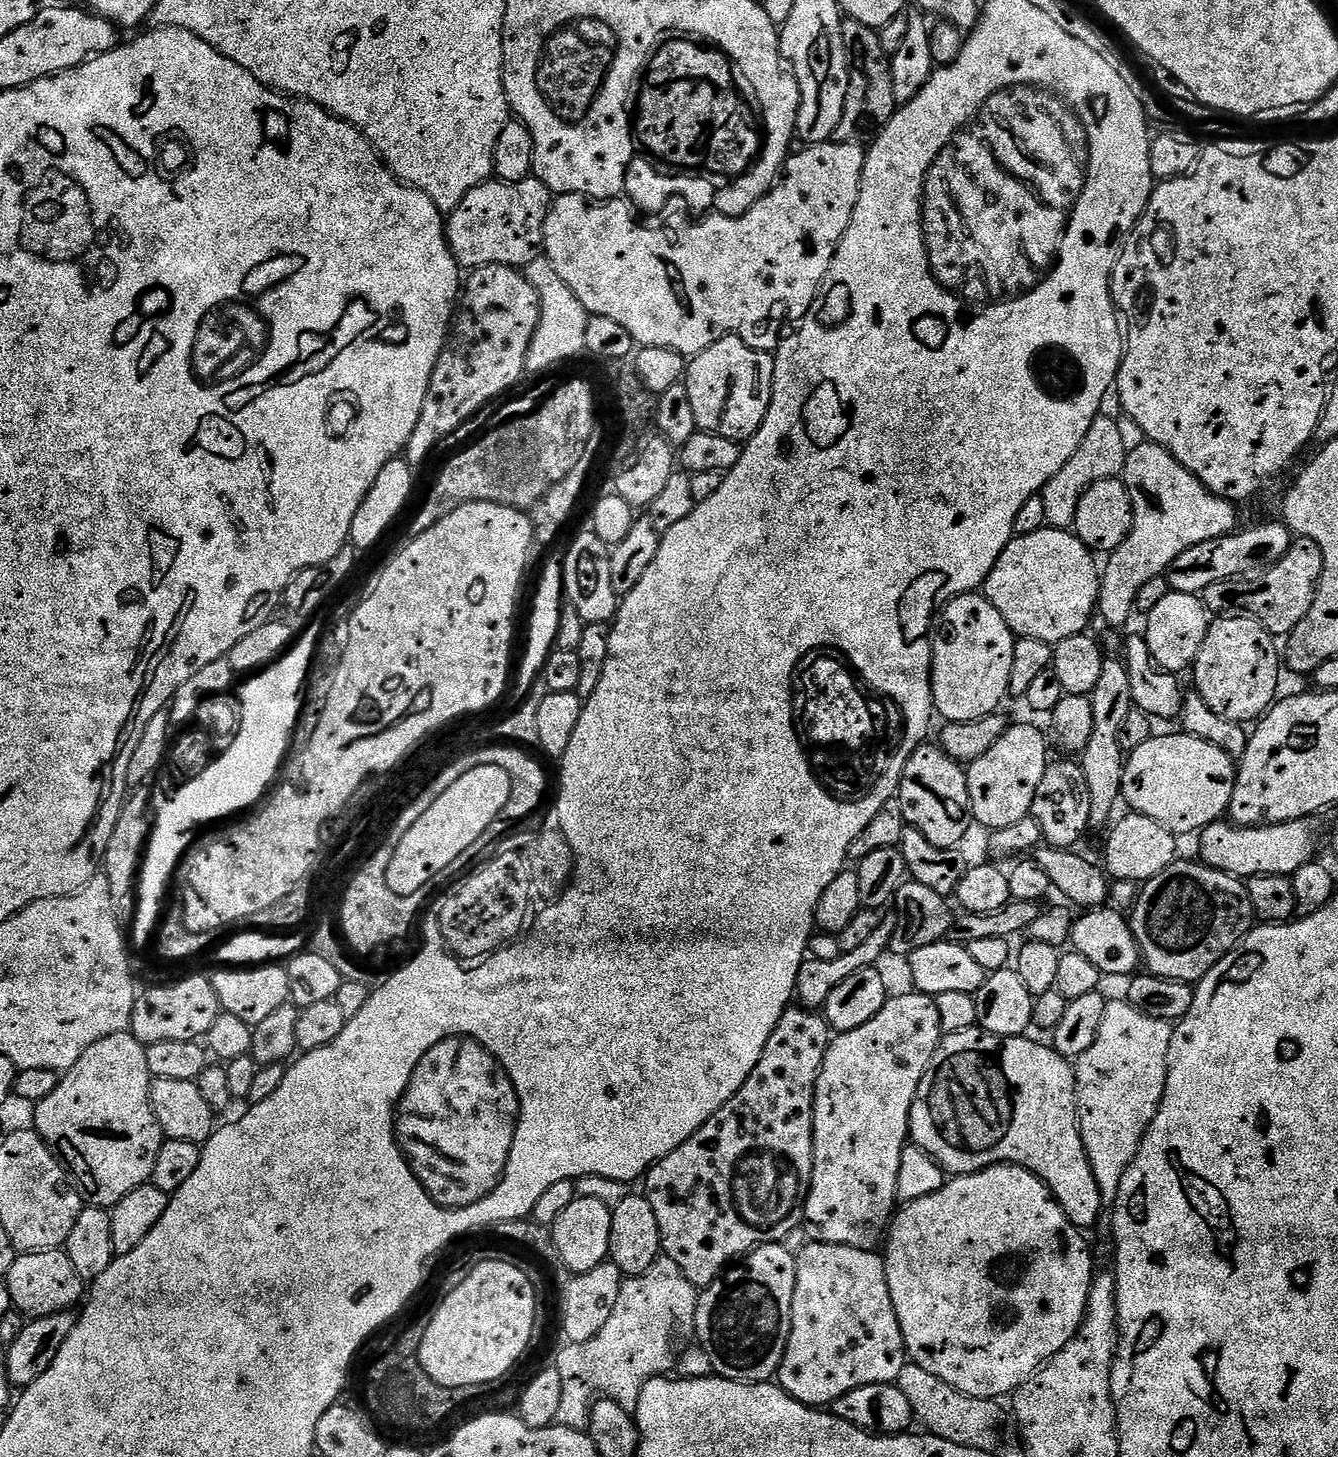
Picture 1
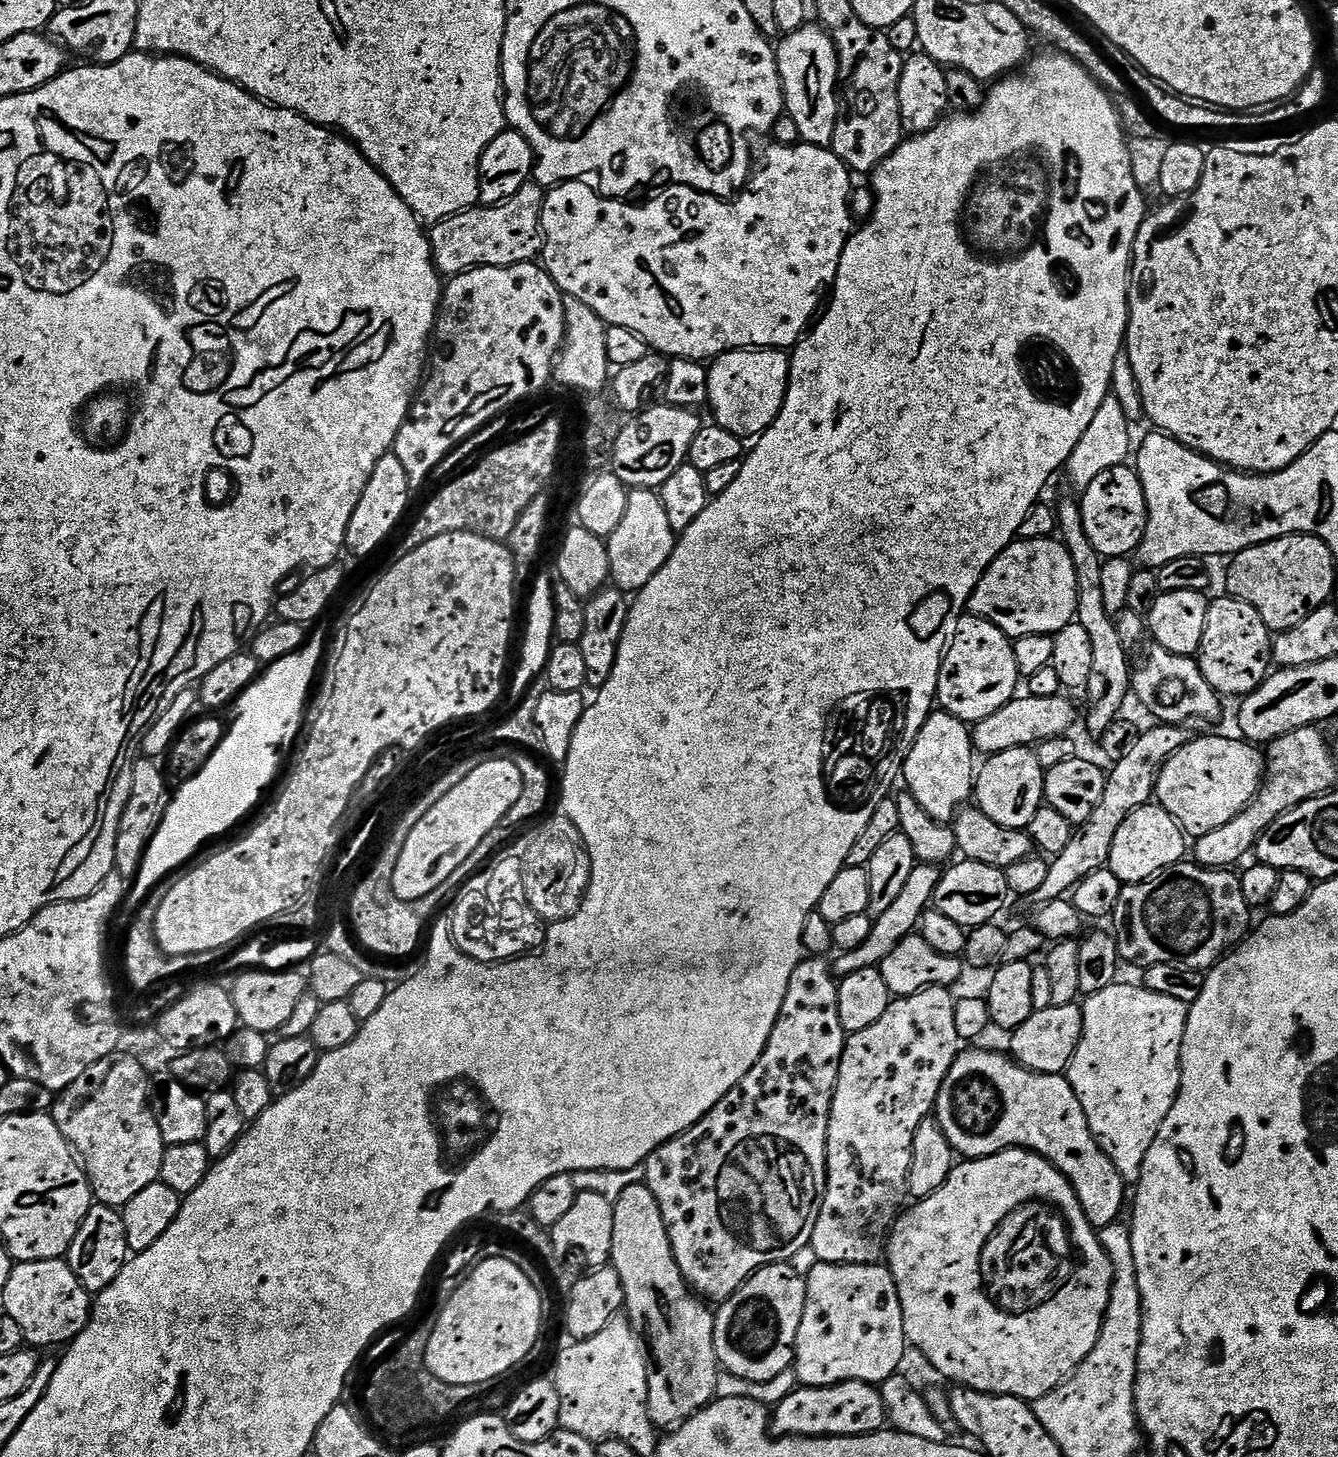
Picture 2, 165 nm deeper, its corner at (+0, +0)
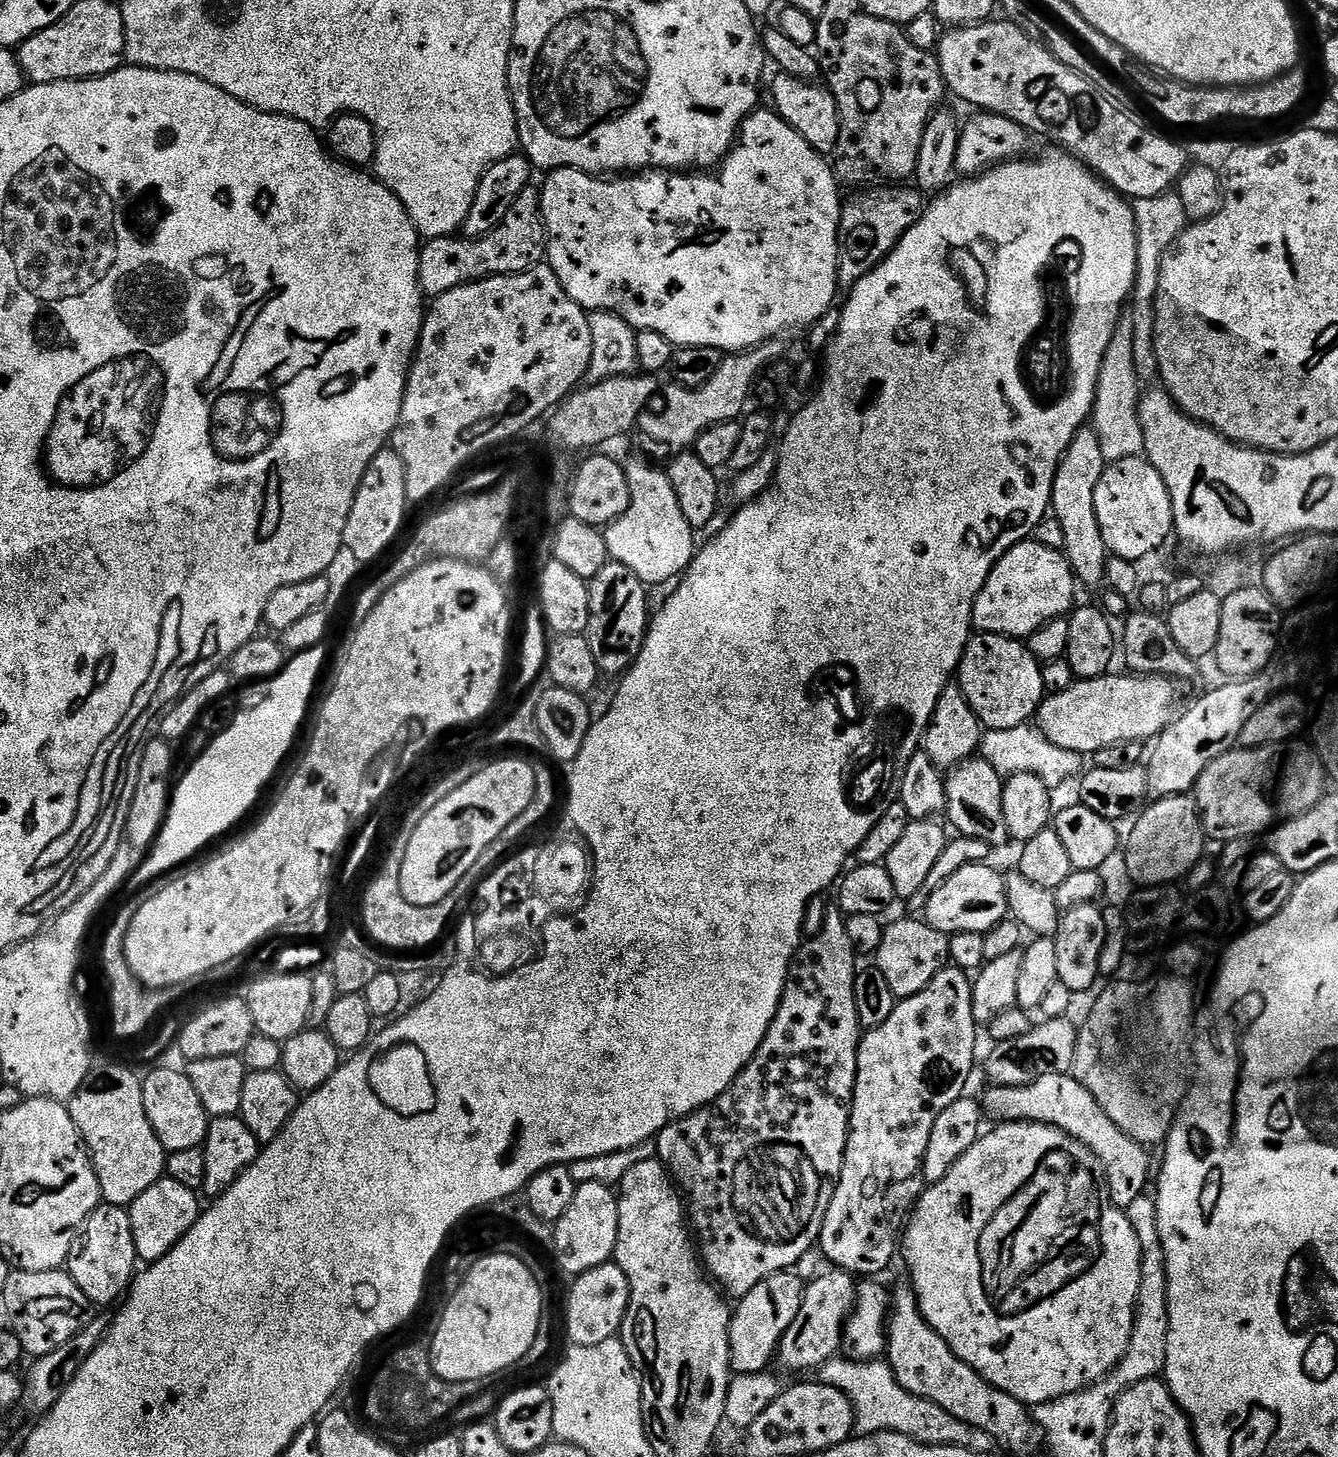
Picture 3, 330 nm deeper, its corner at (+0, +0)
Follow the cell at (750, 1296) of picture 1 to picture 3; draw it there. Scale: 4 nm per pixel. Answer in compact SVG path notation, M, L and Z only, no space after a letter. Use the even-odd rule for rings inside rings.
M792 1270L774 1274L770 1278L758 1282L758 1286L754 1286L754 1290L750 1290L750 1294L739 1297L737 1304L740 1305L735 1305L730 1322L730 1358L733 1373L763 1372L769 1367L768 1363L771 1360L773 1363L780 1347L780 1340L786 1334L786 1330L790 1330L790 1322L794 1322L794 1318L798 1318L798 1306L804 1300L806 1284L803 1279L800 1281L795 1276L796 1274Z

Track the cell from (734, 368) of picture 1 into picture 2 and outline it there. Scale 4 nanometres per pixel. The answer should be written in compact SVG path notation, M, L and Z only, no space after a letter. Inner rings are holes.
M740 349L717 357L708 371L708 406L714 412L715 423L743 440L759 437L765 432L784 405L790 360L783 349Z

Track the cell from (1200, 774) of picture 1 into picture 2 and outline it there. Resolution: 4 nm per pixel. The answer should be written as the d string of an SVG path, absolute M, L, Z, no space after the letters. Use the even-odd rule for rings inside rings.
M1200 736L1189 739L1162 766L1162 774L1156 783L1155 803L1160 804L1177 820L1189 837L1199 838L1226 826L1260 792L1266 775L1266 756L1257 745L1243 739L1231 740L1228 736Z

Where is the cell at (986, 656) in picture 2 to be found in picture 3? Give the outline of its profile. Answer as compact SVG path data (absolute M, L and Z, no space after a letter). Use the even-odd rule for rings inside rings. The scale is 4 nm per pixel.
M976 632L969 635L964 645L964 650L960 654L959 676L958 687L985 729L1023 725L1026 720L1024 715L1027 714L1028 707L1030 707L1030 712L1030 709L1039 705L1046 695L1043 673L1036 657L1029 654L1027 647L1019 639L1002 636L998 632Z

